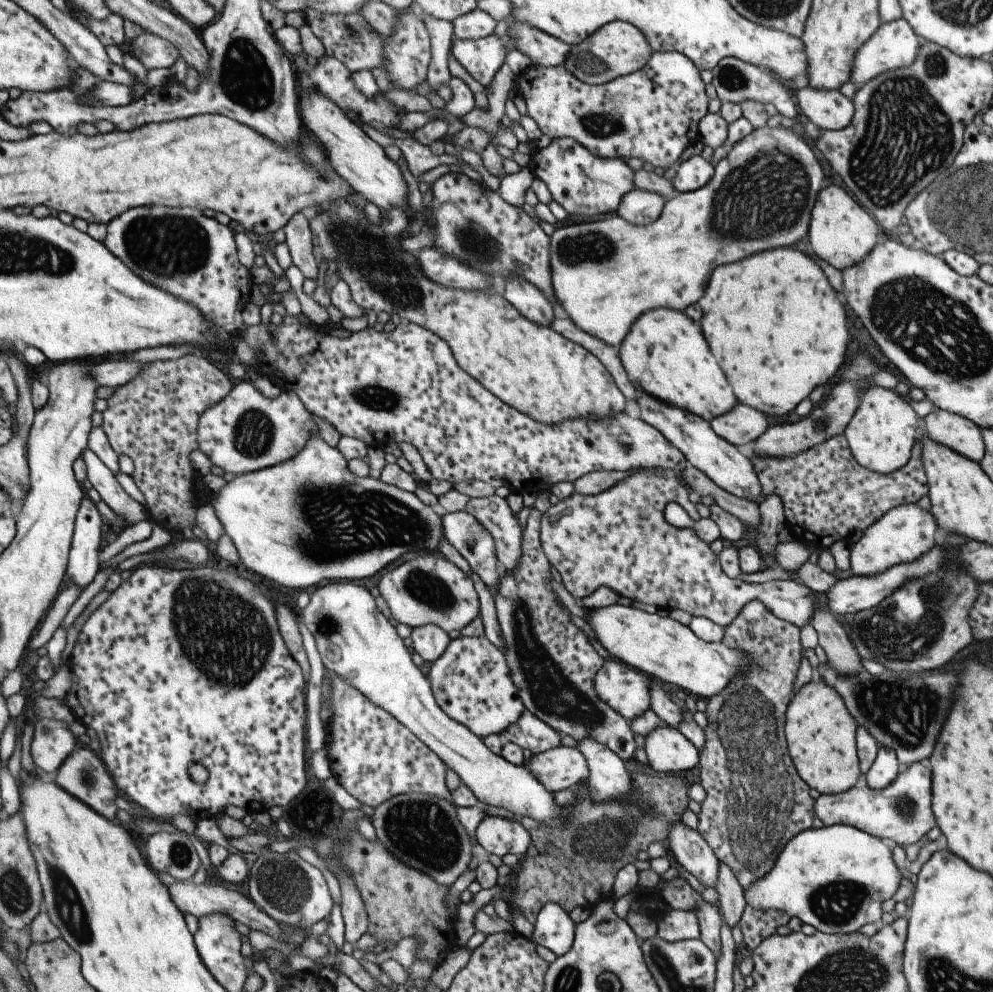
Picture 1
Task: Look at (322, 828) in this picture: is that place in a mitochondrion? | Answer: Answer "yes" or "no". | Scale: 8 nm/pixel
yes

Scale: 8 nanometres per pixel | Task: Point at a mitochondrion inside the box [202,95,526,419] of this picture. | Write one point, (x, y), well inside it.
(372, 259)

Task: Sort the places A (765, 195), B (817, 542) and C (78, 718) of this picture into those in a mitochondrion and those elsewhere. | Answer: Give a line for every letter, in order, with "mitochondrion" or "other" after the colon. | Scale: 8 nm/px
A: mitochondrion
B: other
C: other

